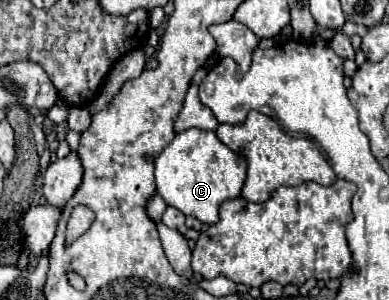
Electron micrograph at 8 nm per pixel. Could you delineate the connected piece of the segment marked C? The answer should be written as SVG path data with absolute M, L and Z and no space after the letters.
M188 128L178 132L174 140L164 148L164 152L156 160L156 190L164 198L168 206L178 208L186 216L198 218L202 224L216 224L218 222L218 208L226 200L234 200L240 196L242 186L246 180L246 160L232 152L226 144L222 144L212 130Z

